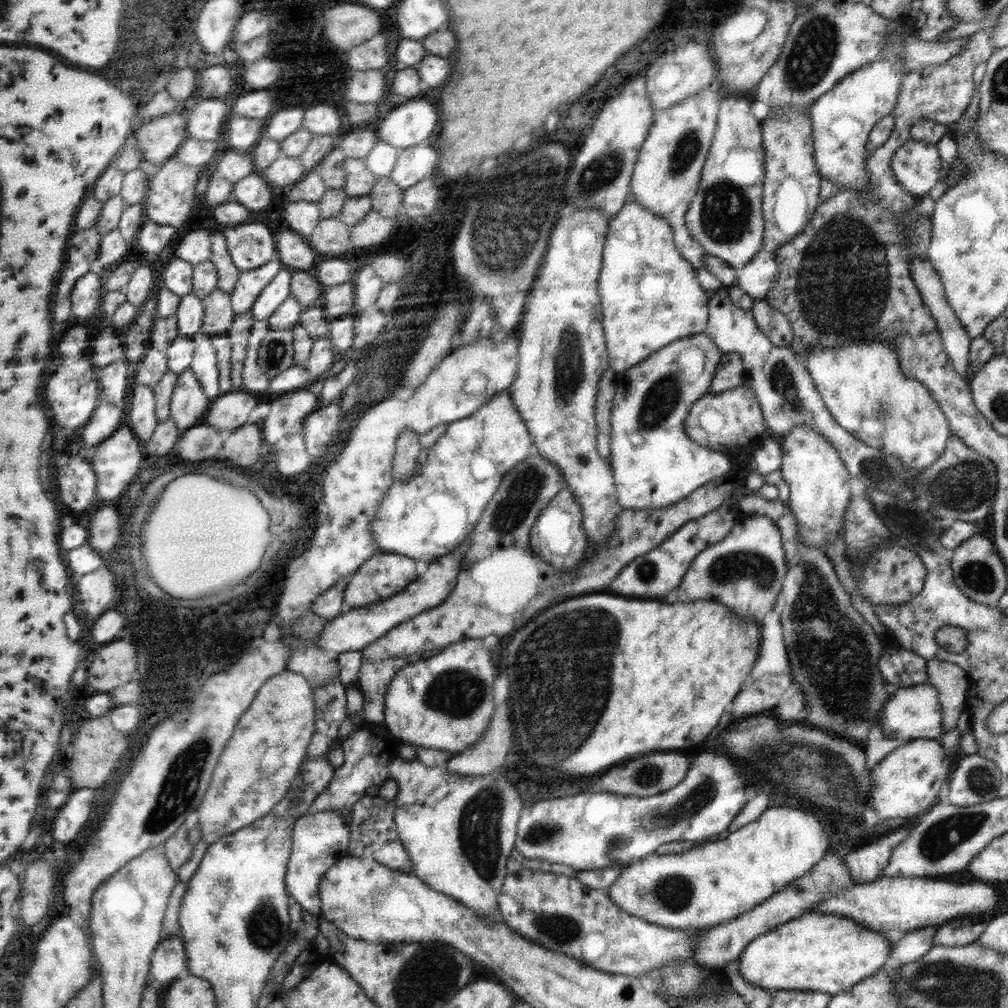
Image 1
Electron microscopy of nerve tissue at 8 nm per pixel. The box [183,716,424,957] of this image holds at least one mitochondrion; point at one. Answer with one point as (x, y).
(264, 928)

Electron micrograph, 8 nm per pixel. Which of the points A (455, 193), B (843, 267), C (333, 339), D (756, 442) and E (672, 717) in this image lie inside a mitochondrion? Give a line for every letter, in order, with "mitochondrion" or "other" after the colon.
A: other
B: mitochondrion
C: other
D: other
E: other

